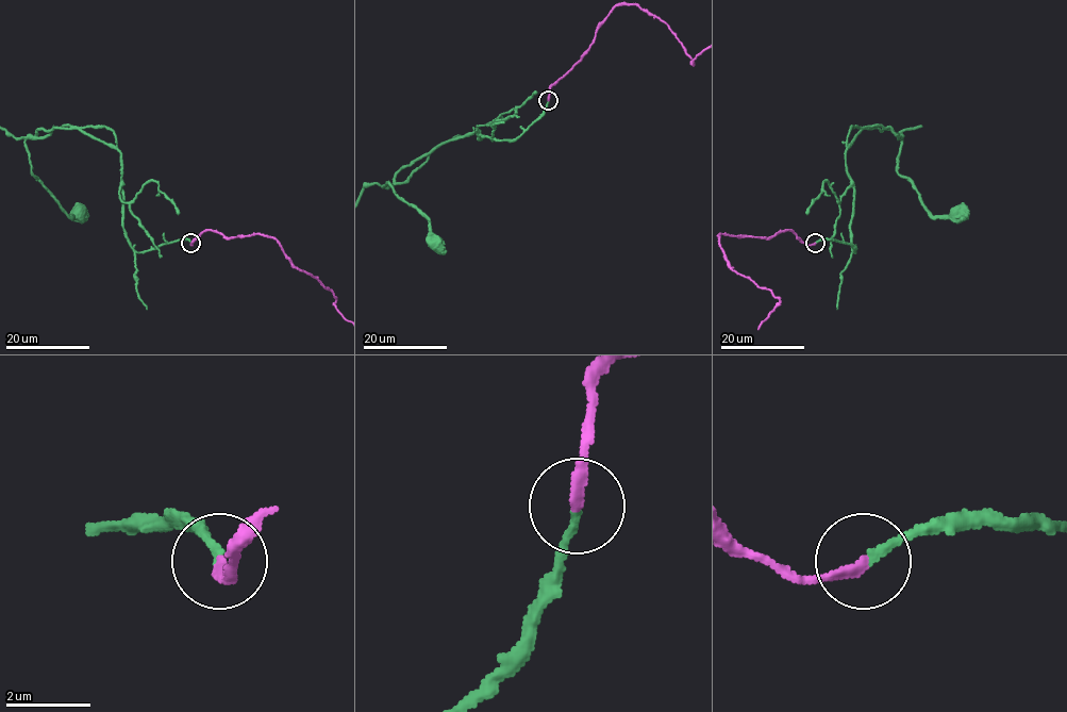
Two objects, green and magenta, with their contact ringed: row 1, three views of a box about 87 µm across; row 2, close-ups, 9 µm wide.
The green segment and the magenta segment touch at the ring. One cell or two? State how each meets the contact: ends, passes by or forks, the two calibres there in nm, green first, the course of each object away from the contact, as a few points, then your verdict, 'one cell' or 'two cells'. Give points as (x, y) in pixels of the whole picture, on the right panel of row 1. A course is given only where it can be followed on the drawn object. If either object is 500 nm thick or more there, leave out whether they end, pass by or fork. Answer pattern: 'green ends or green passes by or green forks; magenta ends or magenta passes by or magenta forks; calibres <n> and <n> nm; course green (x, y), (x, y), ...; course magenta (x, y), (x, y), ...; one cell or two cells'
green ends; magenta ends; calibres 180 and 200 nm; course green (815, 244), (854, 251), (845, 151), (862, 129), (893, 130), (898, 172), (922, 205), (933, 216), (960, 214); one cell

